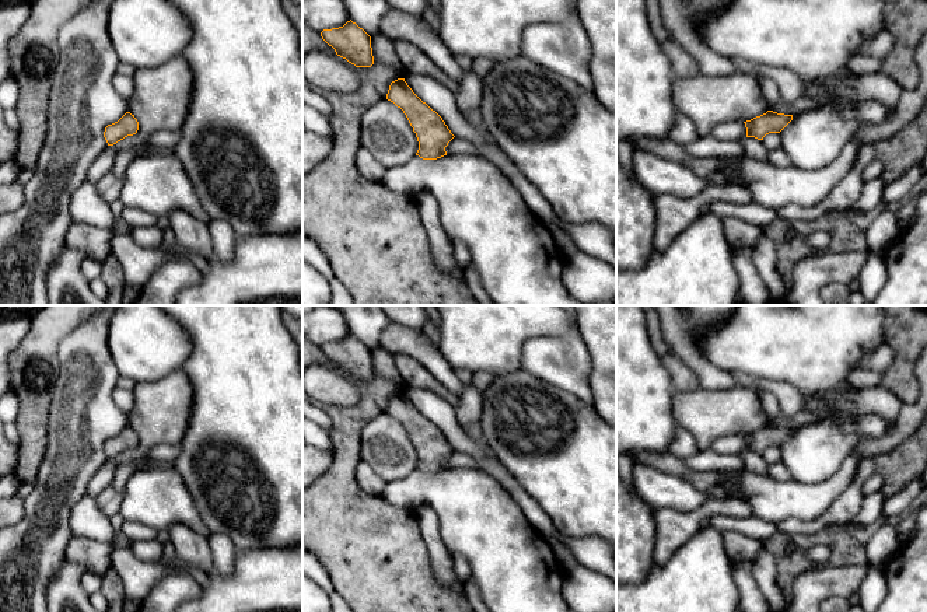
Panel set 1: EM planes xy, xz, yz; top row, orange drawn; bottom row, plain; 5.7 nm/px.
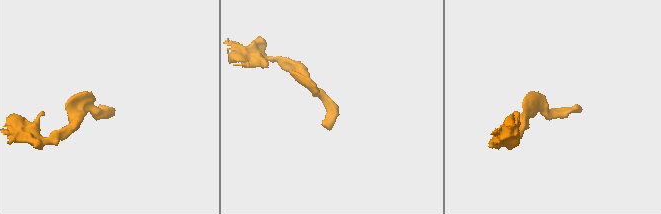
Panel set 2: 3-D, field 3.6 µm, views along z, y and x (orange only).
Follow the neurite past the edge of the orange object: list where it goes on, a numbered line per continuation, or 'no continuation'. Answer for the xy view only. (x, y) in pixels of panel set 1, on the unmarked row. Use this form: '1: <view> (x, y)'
no continuation

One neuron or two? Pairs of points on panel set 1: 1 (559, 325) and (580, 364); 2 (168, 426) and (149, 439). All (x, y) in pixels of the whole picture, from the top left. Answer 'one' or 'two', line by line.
1: two
2: one

